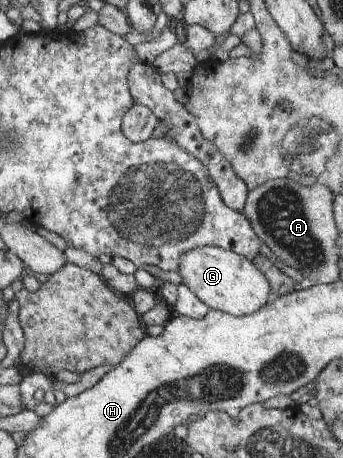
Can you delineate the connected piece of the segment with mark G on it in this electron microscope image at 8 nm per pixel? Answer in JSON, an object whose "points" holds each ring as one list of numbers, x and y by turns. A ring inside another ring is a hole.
{"points":[[202,246,181,256,179,270,182,283,210,309,241,316,259,310,271,300,271,283,256,264,235,251]]}

